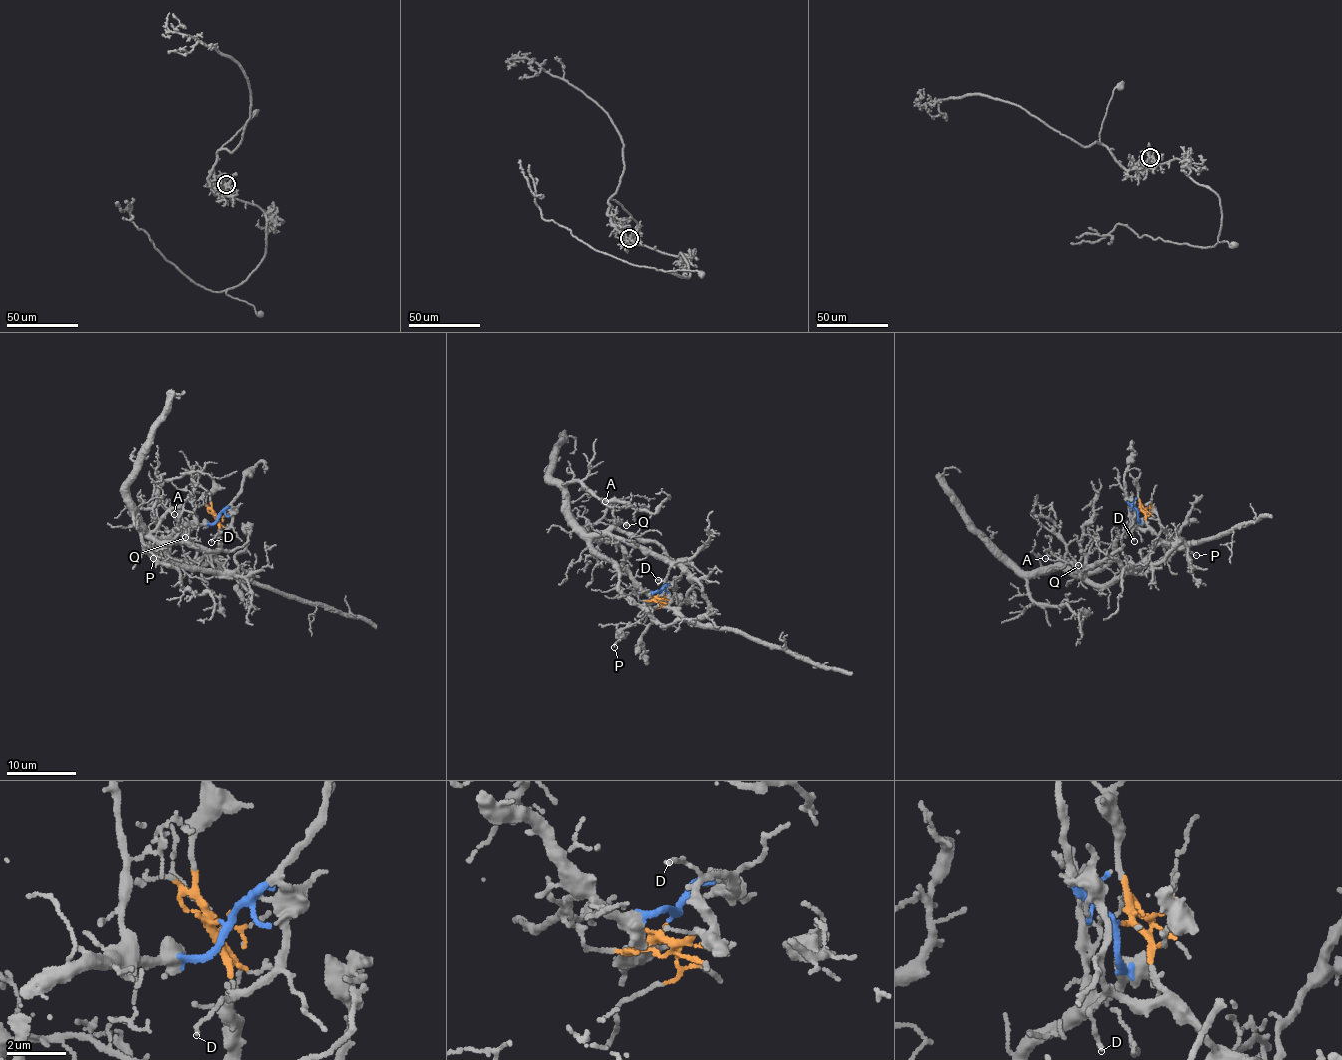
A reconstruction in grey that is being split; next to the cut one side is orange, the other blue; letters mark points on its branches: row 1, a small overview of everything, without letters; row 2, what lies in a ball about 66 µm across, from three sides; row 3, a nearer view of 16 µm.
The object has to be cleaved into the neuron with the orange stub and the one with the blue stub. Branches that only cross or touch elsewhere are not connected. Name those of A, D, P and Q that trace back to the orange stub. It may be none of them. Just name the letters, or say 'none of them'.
D, P

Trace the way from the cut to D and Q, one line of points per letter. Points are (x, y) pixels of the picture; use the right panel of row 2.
D: (1139, 511), (1145, 513), (1149, 527), (1135, 527), (1132, 534), (1134, 540)
Q: (1138, 510), (1137, 525), (1116, 542), (1105, 565), (1083, 576), (1071, 560), (1079, 566)

